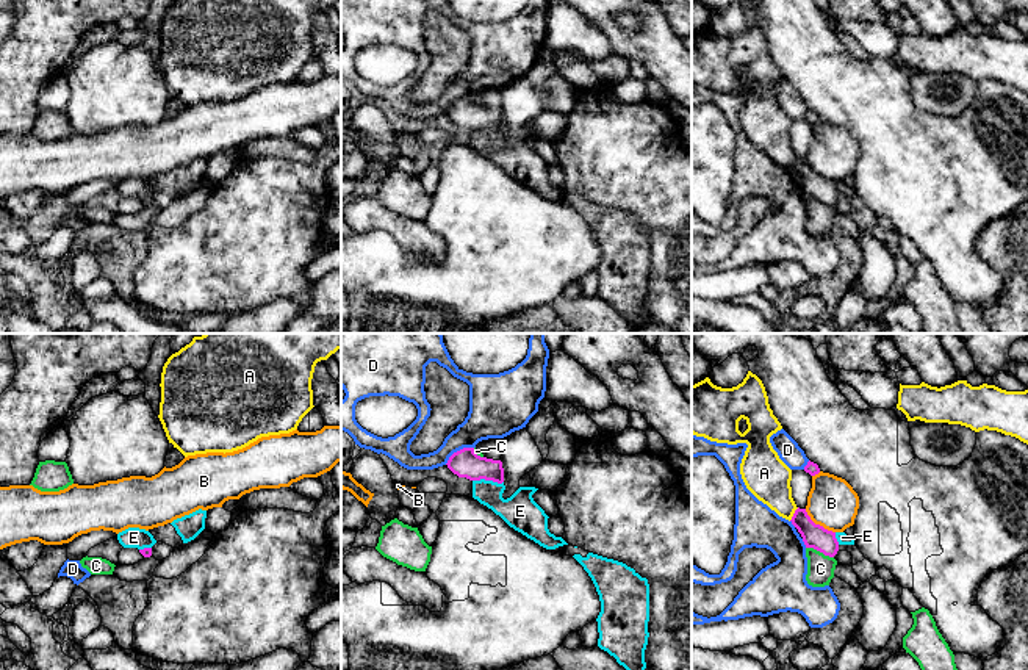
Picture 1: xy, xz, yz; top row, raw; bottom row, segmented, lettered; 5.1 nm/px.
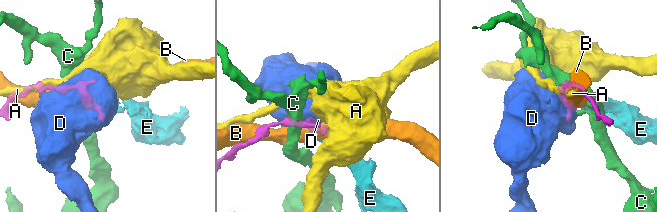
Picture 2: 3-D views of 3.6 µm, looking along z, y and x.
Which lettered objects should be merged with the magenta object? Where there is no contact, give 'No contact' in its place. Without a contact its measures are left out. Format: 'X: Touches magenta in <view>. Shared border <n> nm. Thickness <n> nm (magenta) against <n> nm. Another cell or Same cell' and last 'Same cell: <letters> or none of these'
A: Touches magenta in yz. Shared border 90 nm. Thickness 130 nm (magenta) against 220 nm. Another cell
B: Touches magenta in yz. Shared border 200 nm. Thickness 130 nm (magenta) against 260 nm. Another cell
C: Touches magenta in yz. Shared border 160 nm. Thickness 130 nm (magenta) against 140 nm. Another cell
D: Touches magenta in xz. Shared border 180 nm. Thickness 140 nm (magenta) against 220 nm. Another cell
E: Touches magenta in xz. Shared border 160 nm. Thickness 140 nm (magenta) against 180 nm. Another cell
Same cell: none of these

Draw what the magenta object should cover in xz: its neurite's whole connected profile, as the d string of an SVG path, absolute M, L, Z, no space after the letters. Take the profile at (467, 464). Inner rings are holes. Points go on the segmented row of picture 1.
M463 448L454 452L446 465L458 477L469 481L485 479L498 484L504 482L502 462L480 457L474 452L474 448Z

